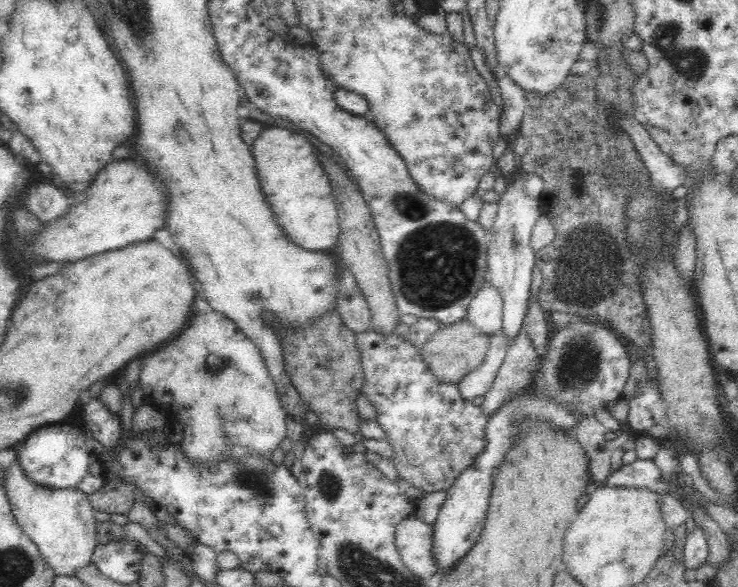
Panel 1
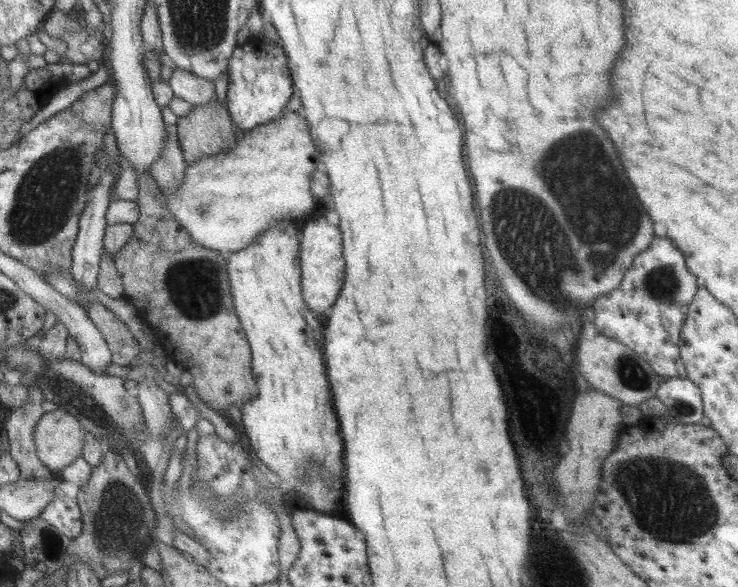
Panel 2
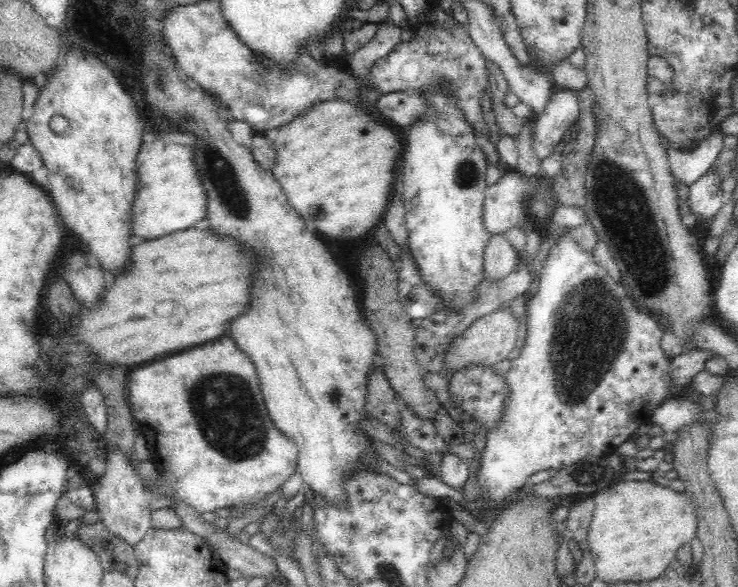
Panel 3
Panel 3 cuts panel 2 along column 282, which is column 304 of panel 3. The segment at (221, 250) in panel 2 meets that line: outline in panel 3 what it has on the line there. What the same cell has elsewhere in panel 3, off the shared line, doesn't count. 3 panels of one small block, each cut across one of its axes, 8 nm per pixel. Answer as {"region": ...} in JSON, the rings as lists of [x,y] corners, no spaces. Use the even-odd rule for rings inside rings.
{"region":[[[332,98],[314,103],[306,112],[282,124],[274,143],[277,157],[272,173],[307,227],[328,238],[356,238],[379,231],[395,183],[394,168],[403,147],[402,129],[392,126],[360,102]]]}

